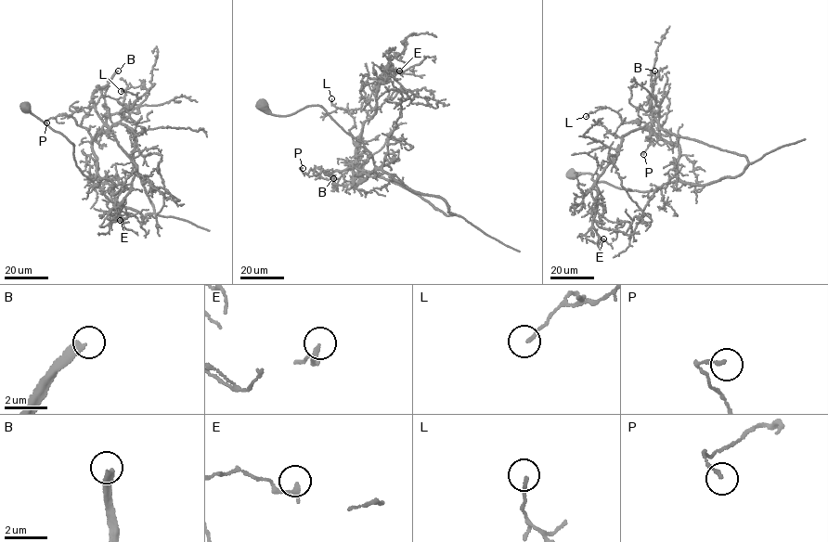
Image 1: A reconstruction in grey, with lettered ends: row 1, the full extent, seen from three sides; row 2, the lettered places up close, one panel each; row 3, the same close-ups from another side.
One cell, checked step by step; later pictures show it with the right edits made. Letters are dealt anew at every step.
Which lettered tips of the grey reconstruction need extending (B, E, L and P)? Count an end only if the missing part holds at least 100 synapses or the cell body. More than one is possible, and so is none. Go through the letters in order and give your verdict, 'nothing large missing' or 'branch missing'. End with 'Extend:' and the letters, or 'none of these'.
B: branch missing
E: nothing large missing
L: nothing large missing
P: nothing large missing
Extend: B

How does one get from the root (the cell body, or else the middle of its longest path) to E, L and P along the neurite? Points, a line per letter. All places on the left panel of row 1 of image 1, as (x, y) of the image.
E: (26, 108), (71, 142), (92, 181), (92, 141), (118, 122), (134, 133), (131, 191), (107, 216), (120, 220)
L: (26, 108), (71, 142), (77, 166), (92, 181), (97, 160), (91, 142), (137, 100), (136, 95), (121, 91)
P: (26, 108), (71, 142), (77, 166), (92, 181), (97, 175), (97, 160), (88, 129), (63, 113), (46, 122)

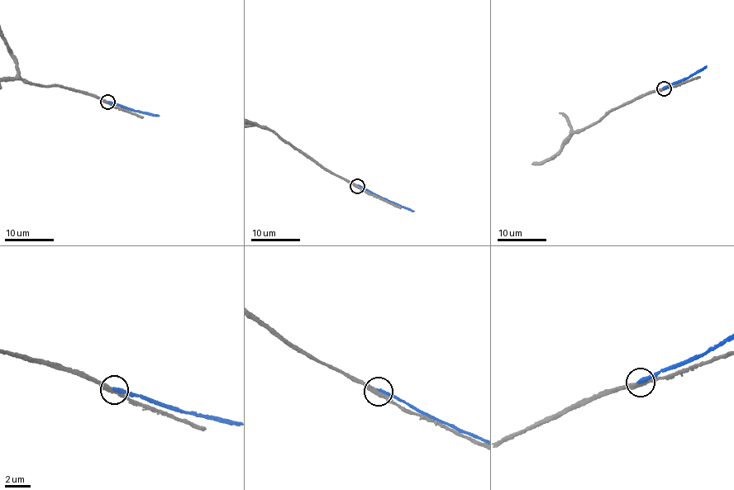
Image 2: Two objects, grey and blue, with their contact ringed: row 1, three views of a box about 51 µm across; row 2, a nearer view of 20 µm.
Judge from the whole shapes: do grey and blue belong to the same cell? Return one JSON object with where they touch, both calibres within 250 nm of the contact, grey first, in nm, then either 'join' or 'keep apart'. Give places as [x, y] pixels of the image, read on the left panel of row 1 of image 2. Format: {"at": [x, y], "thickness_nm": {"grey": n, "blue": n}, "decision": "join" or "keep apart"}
{"at": [107, 102], "thickness_nm": {"grey": 280, "blue": 280}, "decision": "keep apart"}

